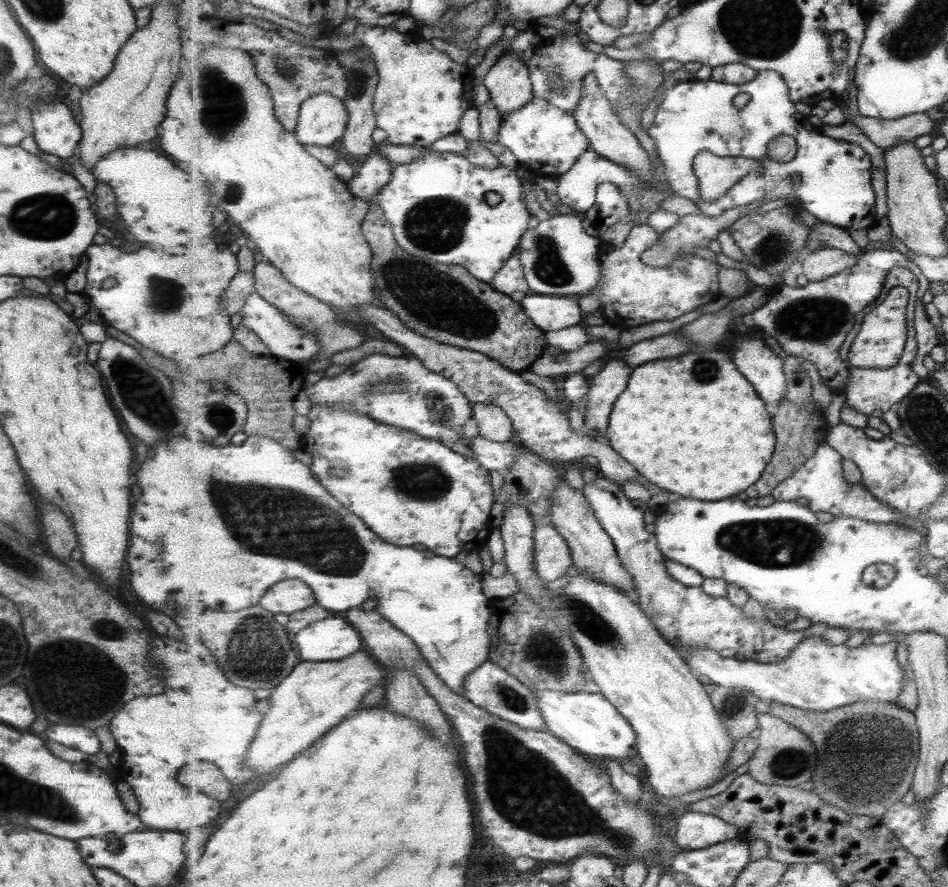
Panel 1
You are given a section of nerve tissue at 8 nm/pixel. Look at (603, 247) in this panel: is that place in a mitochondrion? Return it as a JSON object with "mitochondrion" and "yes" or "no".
{"mitochondrion":"no"}

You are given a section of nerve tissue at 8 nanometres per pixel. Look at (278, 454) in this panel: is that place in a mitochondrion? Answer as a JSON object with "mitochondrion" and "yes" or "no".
{"mitochondrion":"no"}

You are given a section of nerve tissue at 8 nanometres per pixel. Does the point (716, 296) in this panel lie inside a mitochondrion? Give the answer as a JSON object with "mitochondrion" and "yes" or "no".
{"mitochondrion":"no"}

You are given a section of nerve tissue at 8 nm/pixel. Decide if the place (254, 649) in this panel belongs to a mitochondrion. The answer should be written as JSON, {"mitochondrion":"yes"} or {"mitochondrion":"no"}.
{"mitochondrion":"yes"}

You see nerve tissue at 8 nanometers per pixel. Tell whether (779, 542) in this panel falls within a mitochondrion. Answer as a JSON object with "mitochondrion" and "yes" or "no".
{"mitochondrion":"yes"}

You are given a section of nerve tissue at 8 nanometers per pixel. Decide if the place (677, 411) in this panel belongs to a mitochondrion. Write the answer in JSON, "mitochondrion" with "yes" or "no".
{"mitochondrion":"no"}

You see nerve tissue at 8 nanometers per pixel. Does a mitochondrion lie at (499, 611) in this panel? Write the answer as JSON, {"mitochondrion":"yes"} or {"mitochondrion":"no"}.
{"mitochondrion":"no"}

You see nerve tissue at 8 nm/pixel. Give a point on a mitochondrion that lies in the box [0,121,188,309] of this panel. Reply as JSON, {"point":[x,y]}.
{"point":[46,216]}

